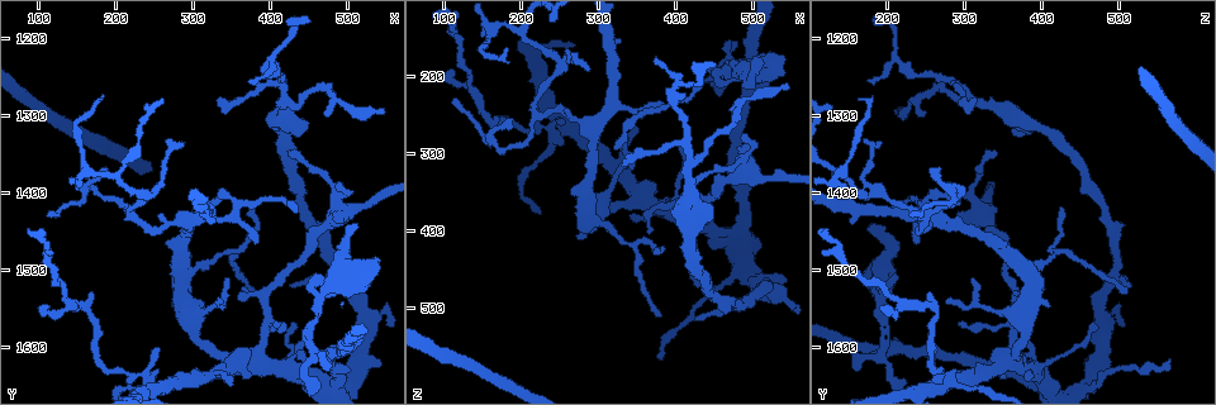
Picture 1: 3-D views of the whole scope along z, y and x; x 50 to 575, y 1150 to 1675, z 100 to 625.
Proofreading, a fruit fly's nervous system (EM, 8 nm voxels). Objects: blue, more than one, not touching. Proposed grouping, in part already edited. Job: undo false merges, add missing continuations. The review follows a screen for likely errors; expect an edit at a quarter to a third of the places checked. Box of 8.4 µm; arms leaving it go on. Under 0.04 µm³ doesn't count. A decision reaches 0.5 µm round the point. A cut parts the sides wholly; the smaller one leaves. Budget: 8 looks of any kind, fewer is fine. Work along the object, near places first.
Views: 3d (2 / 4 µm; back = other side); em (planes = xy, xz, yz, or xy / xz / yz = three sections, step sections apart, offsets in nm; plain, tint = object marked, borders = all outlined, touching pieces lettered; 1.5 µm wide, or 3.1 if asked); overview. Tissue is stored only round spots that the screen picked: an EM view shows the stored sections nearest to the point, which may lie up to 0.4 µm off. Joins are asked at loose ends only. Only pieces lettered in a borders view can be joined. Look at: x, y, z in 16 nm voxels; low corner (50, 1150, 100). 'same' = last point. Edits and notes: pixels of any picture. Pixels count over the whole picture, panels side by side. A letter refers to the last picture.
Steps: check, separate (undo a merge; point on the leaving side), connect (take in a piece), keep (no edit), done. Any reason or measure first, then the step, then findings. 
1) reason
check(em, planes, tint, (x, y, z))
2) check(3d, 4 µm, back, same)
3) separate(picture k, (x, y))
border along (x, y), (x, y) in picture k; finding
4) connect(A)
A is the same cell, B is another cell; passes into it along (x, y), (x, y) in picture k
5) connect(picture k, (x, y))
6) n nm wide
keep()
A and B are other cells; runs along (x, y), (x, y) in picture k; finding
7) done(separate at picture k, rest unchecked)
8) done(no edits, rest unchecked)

an open end
check(em, xz, step 8, borders, (545, 1290, 215))

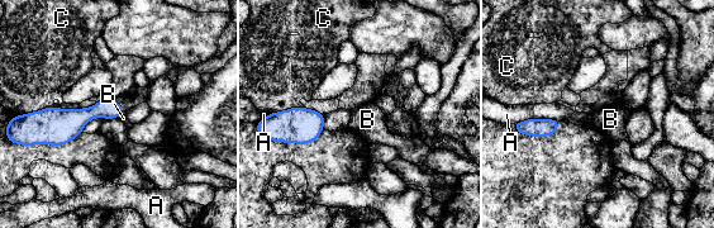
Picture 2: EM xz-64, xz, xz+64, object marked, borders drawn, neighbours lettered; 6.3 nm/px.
130 nm wide; A touches over 240 nm
keep()
A, B and C are other cells; none of them fits

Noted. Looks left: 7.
abrupt turn
check(3d, 2 µm, (250, 1405, 180))

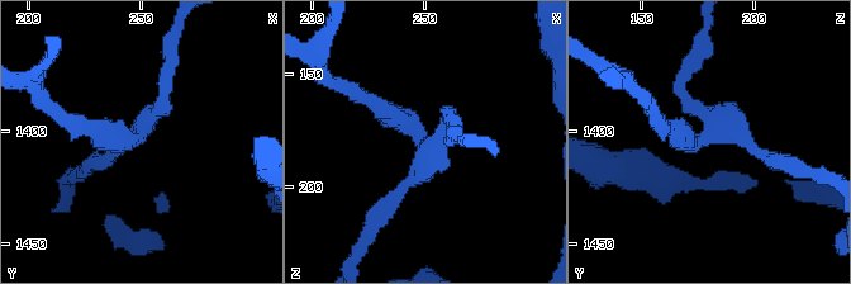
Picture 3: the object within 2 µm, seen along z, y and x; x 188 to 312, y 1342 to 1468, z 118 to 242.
shape alone is not enough
check(em, xy, step 8, tint, (250, 1400, 180))

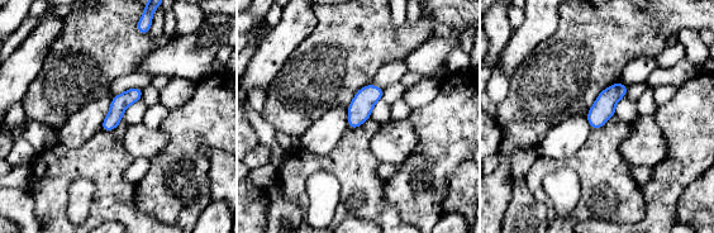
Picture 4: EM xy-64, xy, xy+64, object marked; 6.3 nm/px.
what lies round it
check(em, xy, step 8, borders, same)

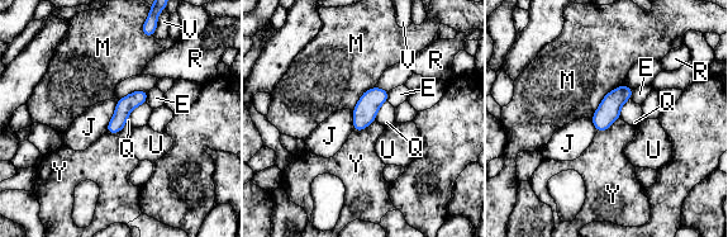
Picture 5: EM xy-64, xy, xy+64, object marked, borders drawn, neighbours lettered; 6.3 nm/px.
keep()
E, J, M, Q, R, U, V and Y are other cells; border along (146, 102), (131, 112), (125, 123) in picture 5; continuous, no second neuron

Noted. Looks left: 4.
an open end
check(em, xy, step 4, tint, (255, 1600, 260))

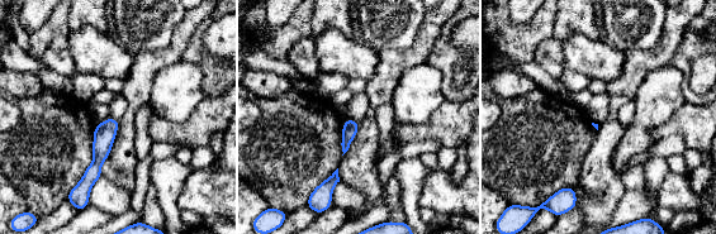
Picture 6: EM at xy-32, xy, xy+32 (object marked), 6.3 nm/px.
check(em, xy, step 4, borders, same)

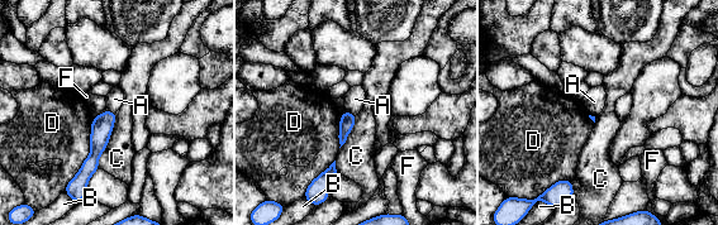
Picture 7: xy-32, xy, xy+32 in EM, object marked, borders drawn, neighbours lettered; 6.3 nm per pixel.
keep()
A, B, C, D and F are other cells; runs along (110, 114), (101, 125), (84, 178) in picture 7; no lettered piece goes on from it

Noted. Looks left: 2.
done(no edits, rest unchecked)

